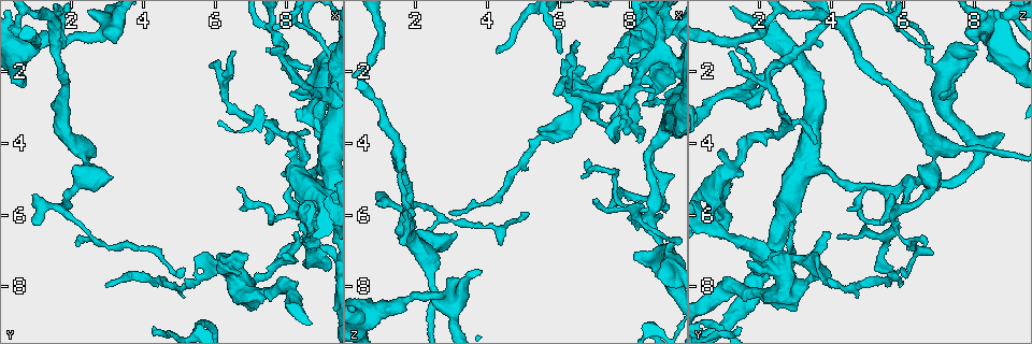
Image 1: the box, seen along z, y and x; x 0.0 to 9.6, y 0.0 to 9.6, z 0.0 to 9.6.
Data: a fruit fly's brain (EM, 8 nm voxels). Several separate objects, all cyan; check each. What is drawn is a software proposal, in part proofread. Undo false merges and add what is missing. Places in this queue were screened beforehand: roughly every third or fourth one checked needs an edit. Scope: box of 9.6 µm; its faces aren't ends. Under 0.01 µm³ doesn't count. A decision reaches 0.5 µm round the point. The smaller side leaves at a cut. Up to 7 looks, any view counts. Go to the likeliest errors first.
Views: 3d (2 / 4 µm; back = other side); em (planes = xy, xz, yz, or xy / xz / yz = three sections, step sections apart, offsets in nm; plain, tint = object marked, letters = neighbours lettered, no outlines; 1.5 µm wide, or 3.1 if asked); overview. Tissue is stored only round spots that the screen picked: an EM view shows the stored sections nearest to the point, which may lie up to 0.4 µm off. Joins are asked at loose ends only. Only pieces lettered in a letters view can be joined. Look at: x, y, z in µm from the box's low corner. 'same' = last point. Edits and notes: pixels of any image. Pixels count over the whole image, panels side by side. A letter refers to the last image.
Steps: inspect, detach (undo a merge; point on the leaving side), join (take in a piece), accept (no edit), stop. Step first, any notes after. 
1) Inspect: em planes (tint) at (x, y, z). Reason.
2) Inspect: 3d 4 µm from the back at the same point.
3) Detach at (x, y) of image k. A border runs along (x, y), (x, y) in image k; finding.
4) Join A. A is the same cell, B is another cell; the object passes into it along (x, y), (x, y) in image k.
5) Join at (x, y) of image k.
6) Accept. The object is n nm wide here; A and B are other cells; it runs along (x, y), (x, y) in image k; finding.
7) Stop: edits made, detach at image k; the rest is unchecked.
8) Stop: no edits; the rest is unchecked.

Inspect: 3d 2 µm at (8.15, 4.15, 0.95). Free end.

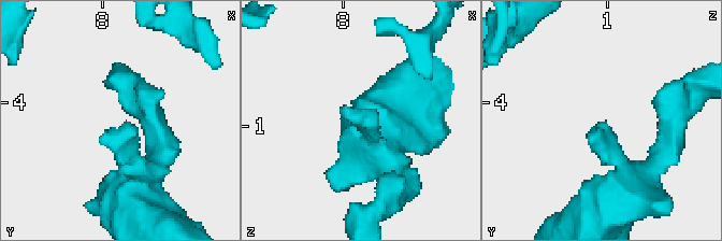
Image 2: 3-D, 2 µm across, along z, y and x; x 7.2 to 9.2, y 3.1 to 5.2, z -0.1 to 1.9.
Inspect: em planes (tint) at (8.18, 4.16, 0.94).

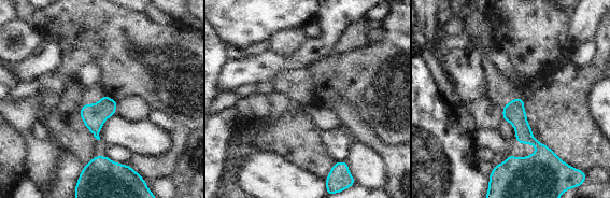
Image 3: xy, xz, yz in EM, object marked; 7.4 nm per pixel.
Inspect: em planes (letters) at the same point.

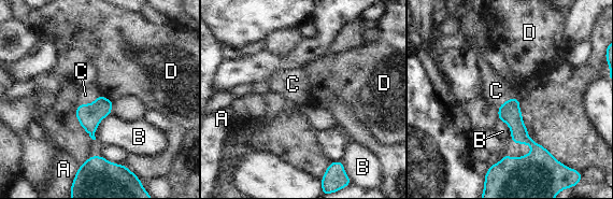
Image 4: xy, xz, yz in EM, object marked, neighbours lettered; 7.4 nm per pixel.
Join at (496, 90) of image 4. C is the same cell, A, B and D are other cells; the cell continues.

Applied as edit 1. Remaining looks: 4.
Inspect: overview. See it whole again.

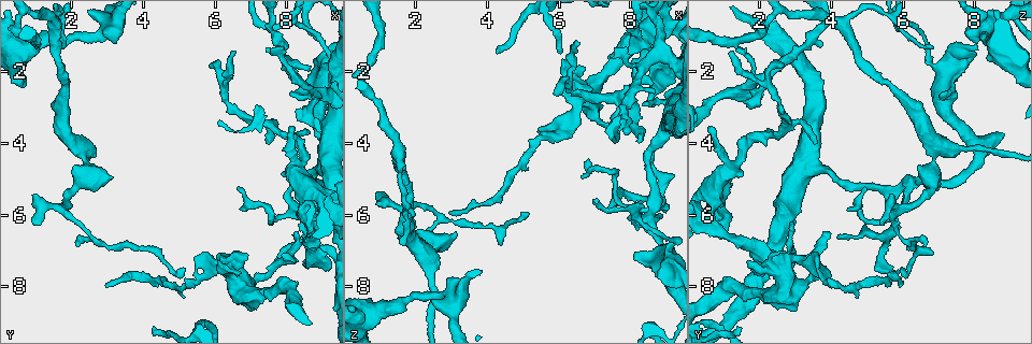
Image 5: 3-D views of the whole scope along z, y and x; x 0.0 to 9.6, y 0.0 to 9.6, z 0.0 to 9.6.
Inspect: 3d 4 µm at (7.35, 1.35, 1.60). Thin end.

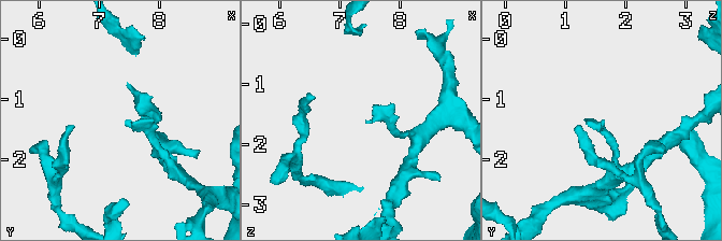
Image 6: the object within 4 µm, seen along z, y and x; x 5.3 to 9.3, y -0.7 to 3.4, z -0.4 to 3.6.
Inspect: em xz step 8 (letters) at (7.40, 1.35, 1.65).

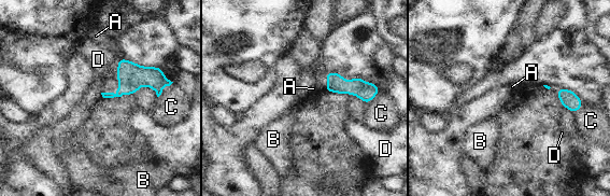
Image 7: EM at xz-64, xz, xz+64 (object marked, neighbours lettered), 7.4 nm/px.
Inspect: em planes (letters) at the same point.

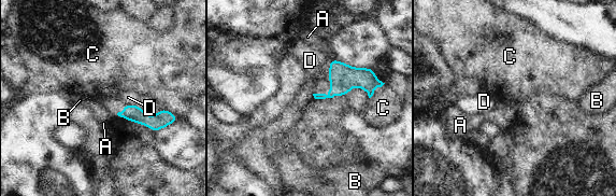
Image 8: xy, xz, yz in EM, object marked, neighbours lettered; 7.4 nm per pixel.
Accept. A, B, C and D are other cells; none of them fits.

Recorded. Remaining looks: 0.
Stop: edits made, join at image 4; the rest is unchecked.

